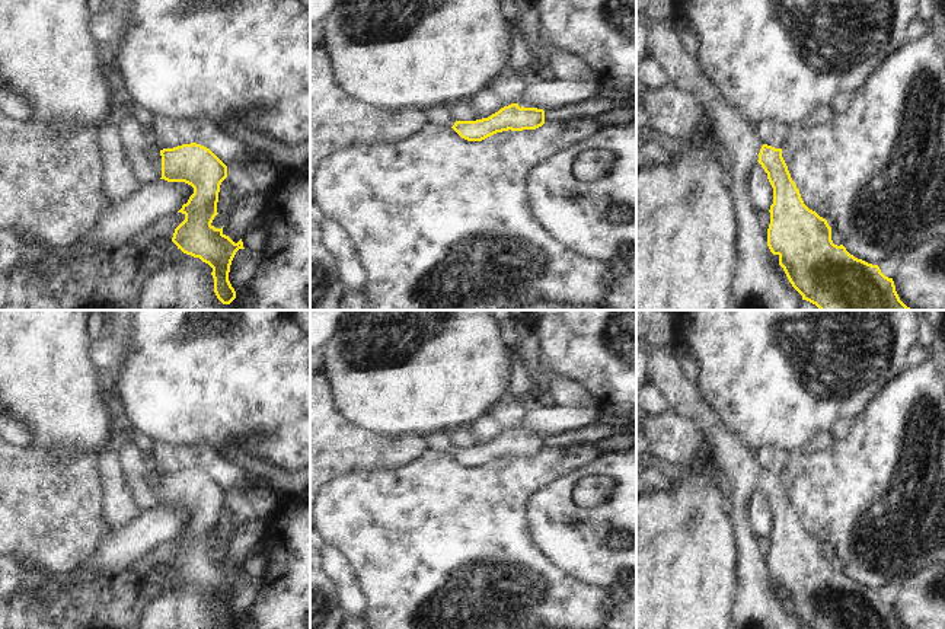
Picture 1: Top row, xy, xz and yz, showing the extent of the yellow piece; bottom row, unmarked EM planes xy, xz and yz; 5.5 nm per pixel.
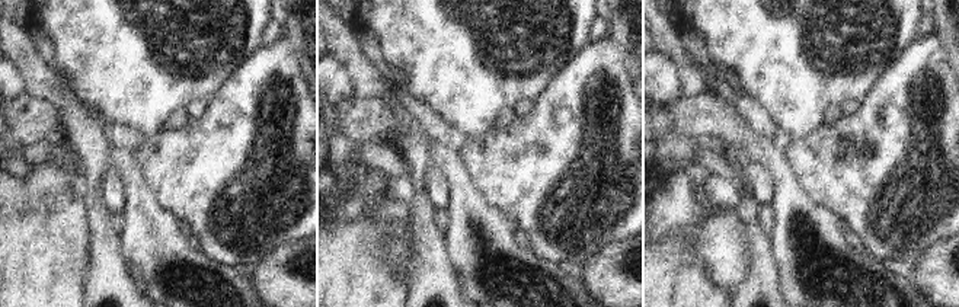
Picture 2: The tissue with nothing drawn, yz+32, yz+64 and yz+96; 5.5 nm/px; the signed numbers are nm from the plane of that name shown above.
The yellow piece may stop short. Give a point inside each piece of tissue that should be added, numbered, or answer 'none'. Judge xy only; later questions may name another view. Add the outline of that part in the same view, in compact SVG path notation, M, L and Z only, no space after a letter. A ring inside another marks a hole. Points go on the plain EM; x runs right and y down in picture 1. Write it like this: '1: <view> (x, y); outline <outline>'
none

